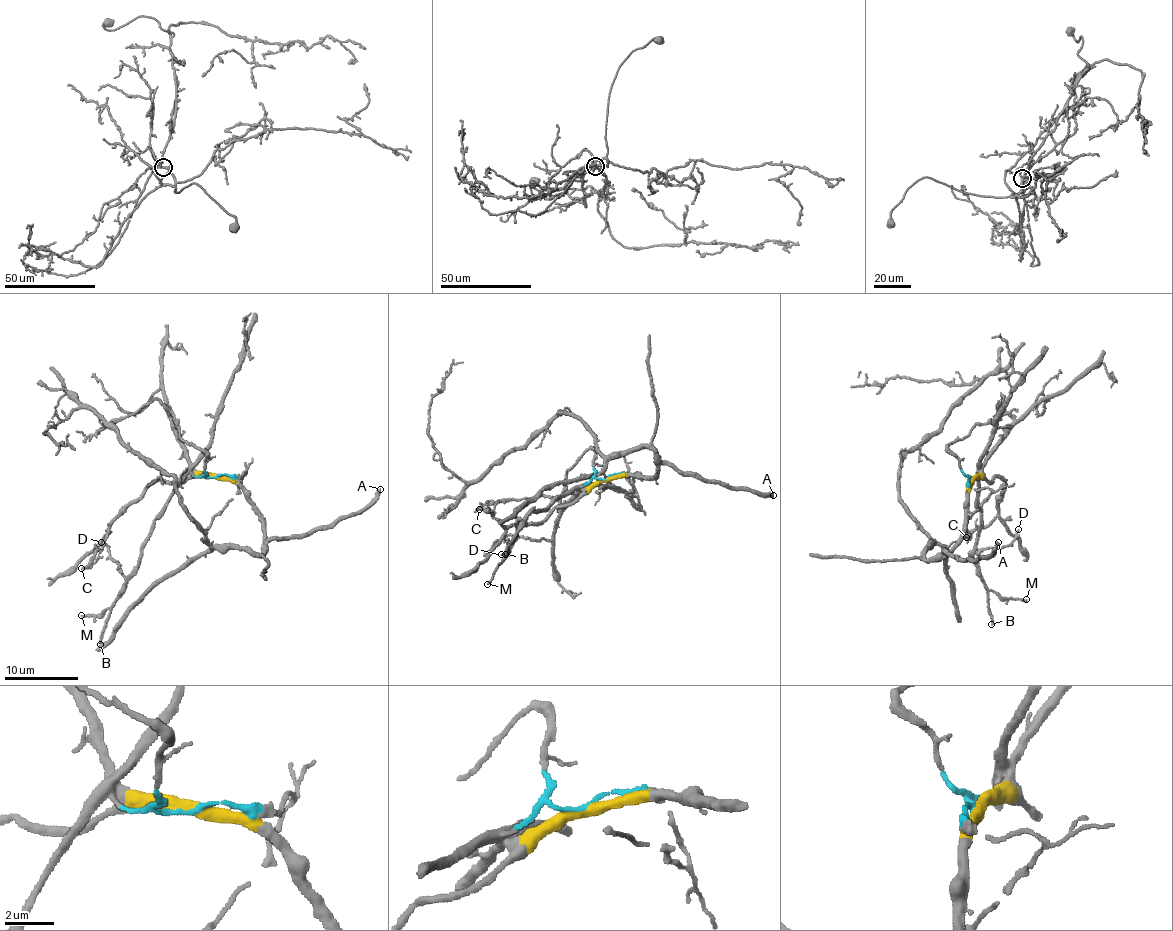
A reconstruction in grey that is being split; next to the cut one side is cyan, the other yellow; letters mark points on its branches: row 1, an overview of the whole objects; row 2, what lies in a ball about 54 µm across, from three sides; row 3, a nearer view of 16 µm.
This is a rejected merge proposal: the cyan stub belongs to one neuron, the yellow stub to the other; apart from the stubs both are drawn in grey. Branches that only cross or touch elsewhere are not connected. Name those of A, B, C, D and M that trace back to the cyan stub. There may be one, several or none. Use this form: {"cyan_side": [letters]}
{"cyan_side": ["B", "D", "M"]}

